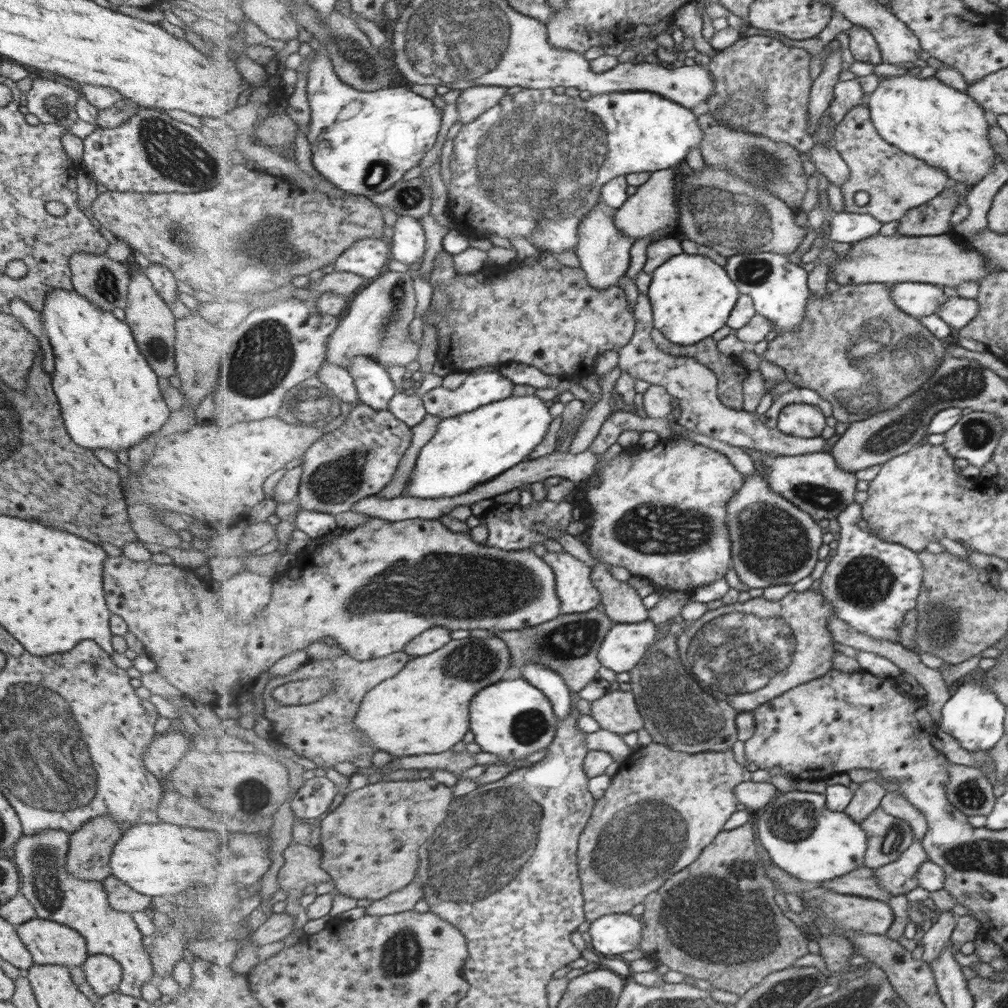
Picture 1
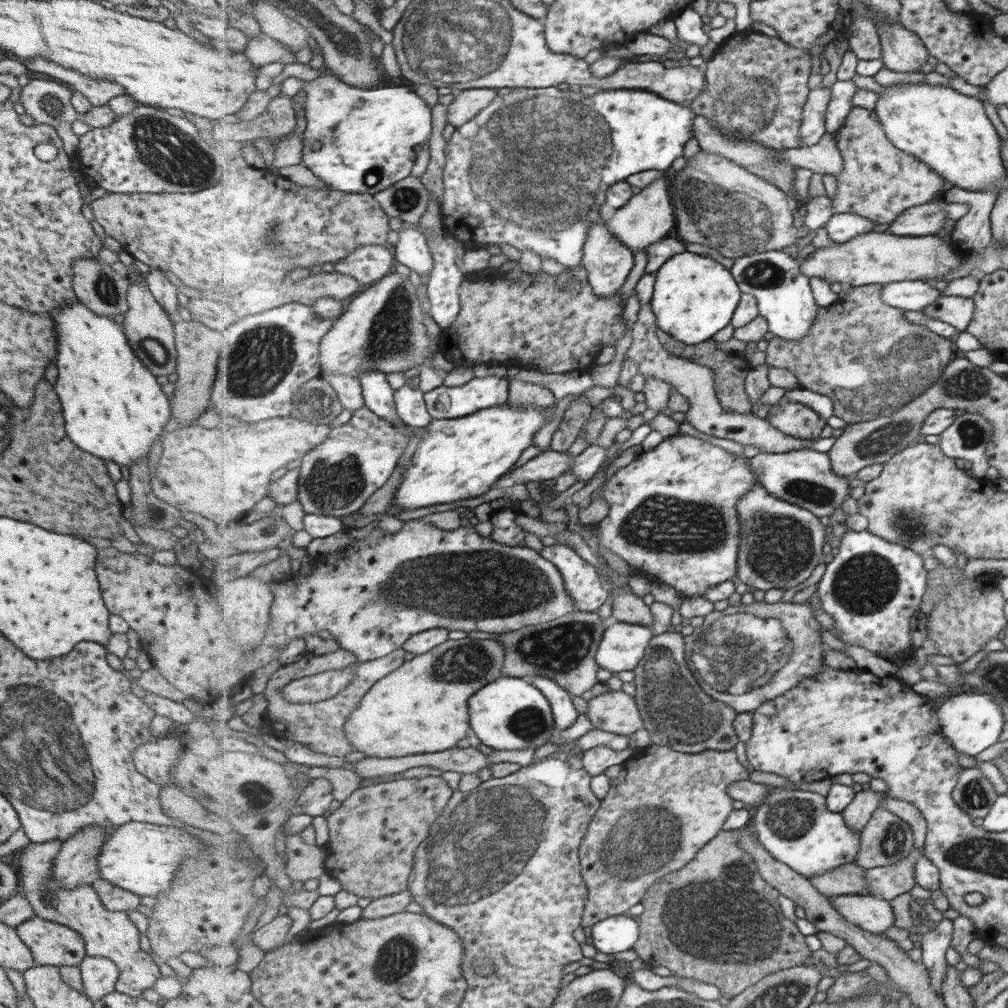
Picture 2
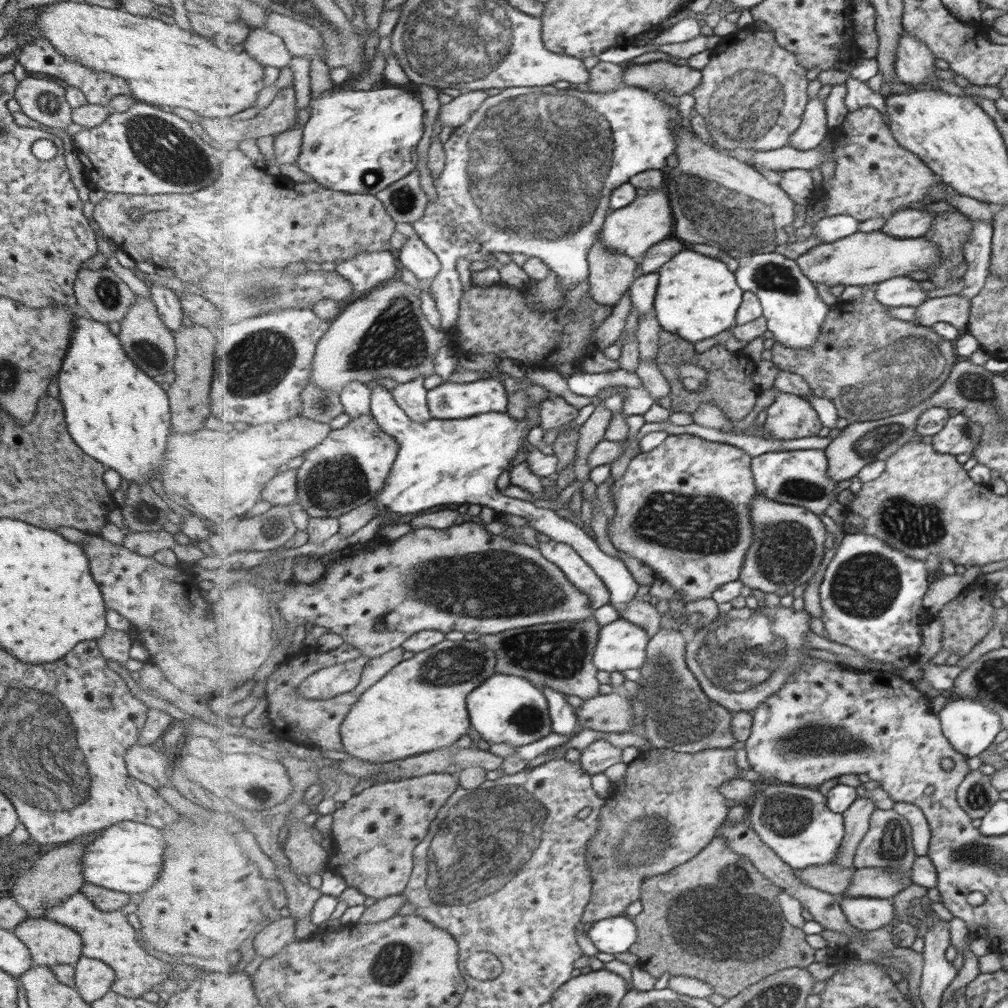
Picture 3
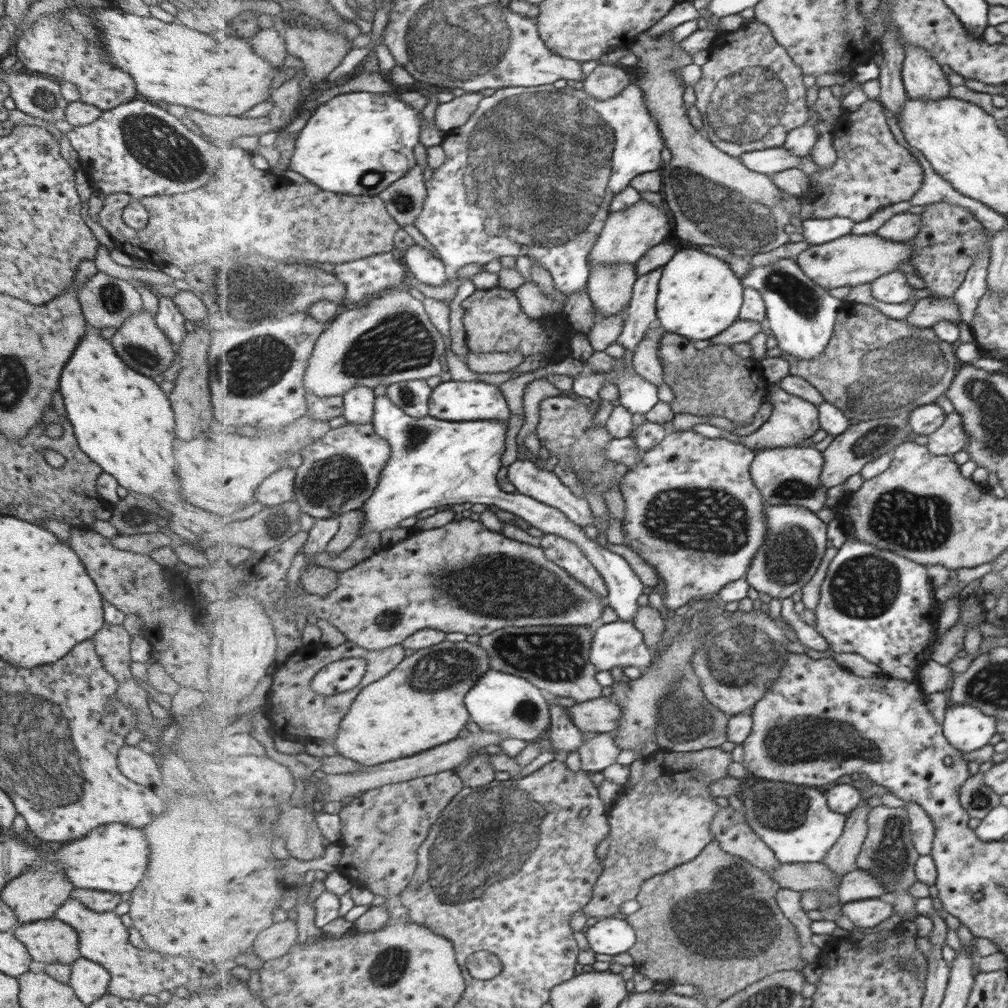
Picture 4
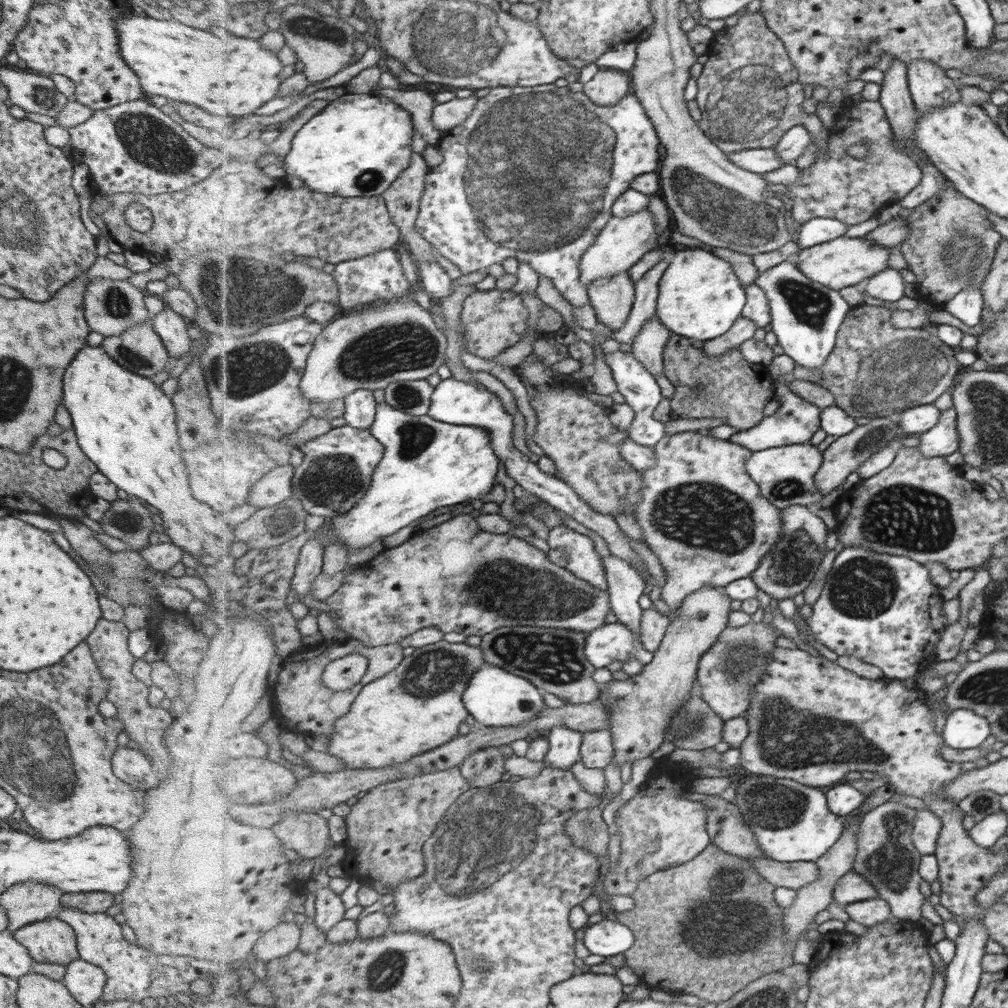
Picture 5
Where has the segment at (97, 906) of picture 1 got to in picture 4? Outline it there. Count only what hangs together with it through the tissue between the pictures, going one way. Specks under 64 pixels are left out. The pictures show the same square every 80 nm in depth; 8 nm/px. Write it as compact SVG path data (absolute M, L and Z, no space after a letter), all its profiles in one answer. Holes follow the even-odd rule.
M67 900L55 910L54 919L68 924L78 936L78 949L81 957L99 963L109 974L109 983L106 992L116 997L127 1000L139 1000L144 994L157 995L165 990L165 982L157 982L159 972L155 966L167 966L159 964L161 958L151 952L137 950L127 939L127 927L125 927L119 916L110 912L95 912L87 910L79 900ZM157 972L157 974L149 974Z

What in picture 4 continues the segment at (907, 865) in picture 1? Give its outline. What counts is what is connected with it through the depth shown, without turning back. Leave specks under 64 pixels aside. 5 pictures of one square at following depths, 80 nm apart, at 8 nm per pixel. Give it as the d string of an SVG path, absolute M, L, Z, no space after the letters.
M856 869L845 875L836 892L843 904L870 898L885 898L887 888L867 870Z

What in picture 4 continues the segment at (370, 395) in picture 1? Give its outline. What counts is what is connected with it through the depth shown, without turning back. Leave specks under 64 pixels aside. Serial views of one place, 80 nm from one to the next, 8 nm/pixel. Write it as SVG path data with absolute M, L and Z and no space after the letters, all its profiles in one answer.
M384 395L376 397L374 428L381 438L389 442L394 452L373 496L361 508L366 519L360 531L383 532L389 528L399 528L403 518L419 516L431 508L442 510L458 509L470 504L495 505L502 511L522 518L544 534L556 534L576 542L603 575L610 592L607 606L614 608L624 621L634 622L645 586L629 562L589 538L583 527L575 524L561 510L519 492L504 492L497 484L497 474L504 466L503 454L507 450L509 424L505 424L505 421L451 422L431 415L422 420L407 415L391 402L389 396Z

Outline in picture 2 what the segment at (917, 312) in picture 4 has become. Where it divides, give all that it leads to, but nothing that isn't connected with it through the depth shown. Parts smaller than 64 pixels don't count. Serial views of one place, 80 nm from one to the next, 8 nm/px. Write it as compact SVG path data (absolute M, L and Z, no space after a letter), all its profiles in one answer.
M940 295L930 306L921 310L926 317L944 322L959 332L969 324L973 304L970 298Z

